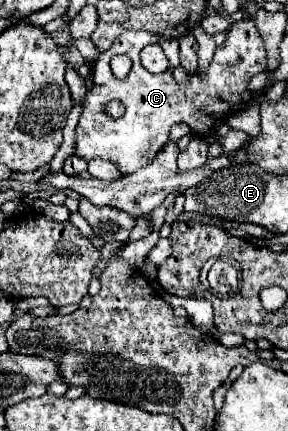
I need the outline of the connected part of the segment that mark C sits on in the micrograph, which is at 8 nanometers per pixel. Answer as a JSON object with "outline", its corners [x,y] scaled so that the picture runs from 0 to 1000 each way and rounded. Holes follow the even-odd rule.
{"outline":[[[875,46],[813,51],[785,79],[778,107],[750,111],[743,139],[722,153],[722,176],[708,186],[667,176],[646,200],[611,200],[590,160],[563,172],[528,172],[493,158],[493,111],[549,93],[556,88],[528,74],[451,70],[417,79],[403,102],[347,125],[326,148],[326,204],[299,218],[292,260],[264,292],[264,339],[250,362],[292,367],[306,376],[326,367],[361,367],[410,381],[431,404],[458,404],[521,381],[542,353],[569,343],[590,297],[611,283],[639,278],[667,297],[667,306],[715,311],[764,278],[792,278],[813,260],[868,246],[882,218],[861,209],[861,186],[924,158],[917,97],[903,93],[903,79],[889,74]],[[403,125],[431,125],[458,139],[458,162],[431,186],[403,181],[382,162],[382,135]],[[389,232],[424,237],[438,251],[438,265],[410,278],[368,265],[368,237]]]}

